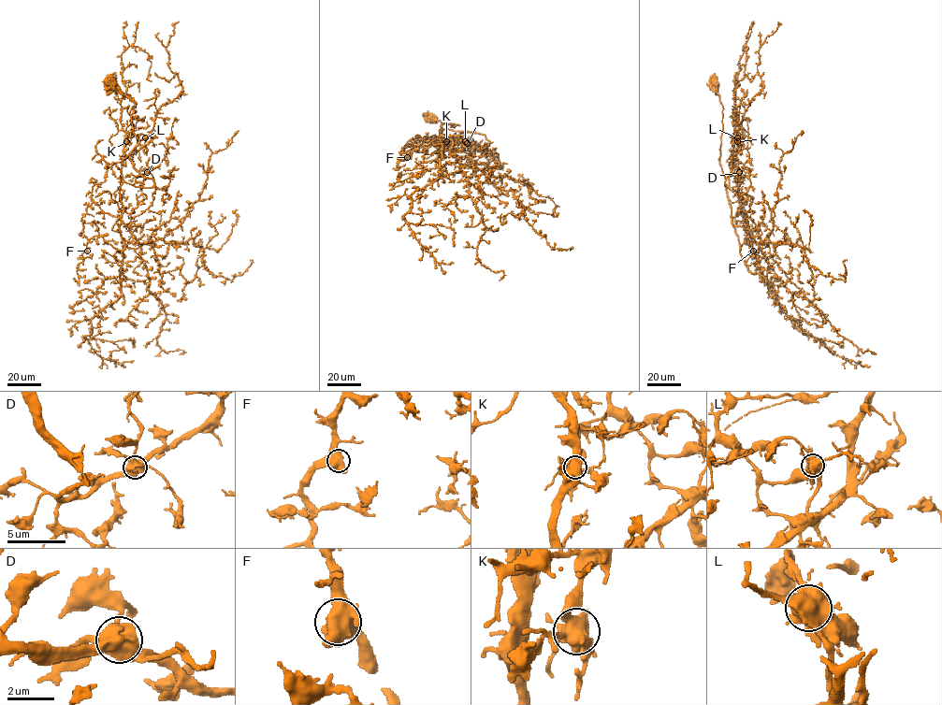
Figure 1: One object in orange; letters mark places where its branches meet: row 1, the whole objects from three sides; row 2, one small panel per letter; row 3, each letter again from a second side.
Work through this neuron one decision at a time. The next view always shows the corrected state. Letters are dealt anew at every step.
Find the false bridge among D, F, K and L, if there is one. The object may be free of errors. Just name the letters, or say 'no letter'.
L

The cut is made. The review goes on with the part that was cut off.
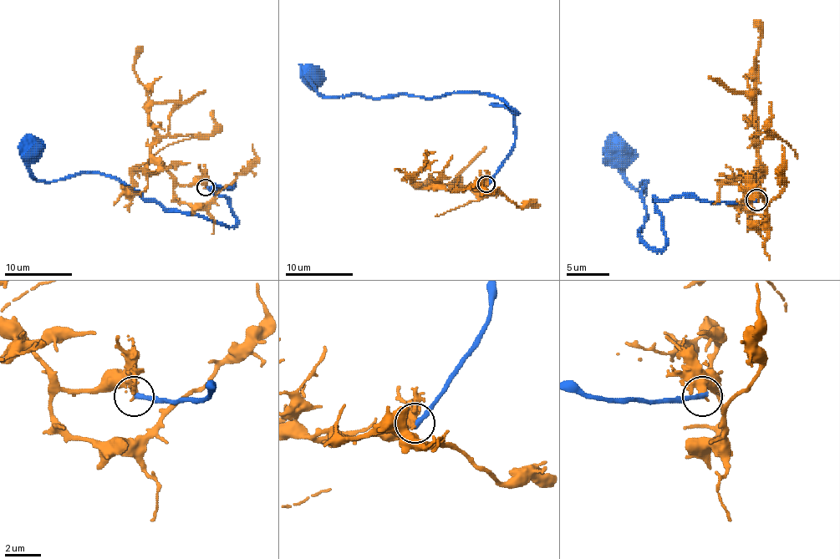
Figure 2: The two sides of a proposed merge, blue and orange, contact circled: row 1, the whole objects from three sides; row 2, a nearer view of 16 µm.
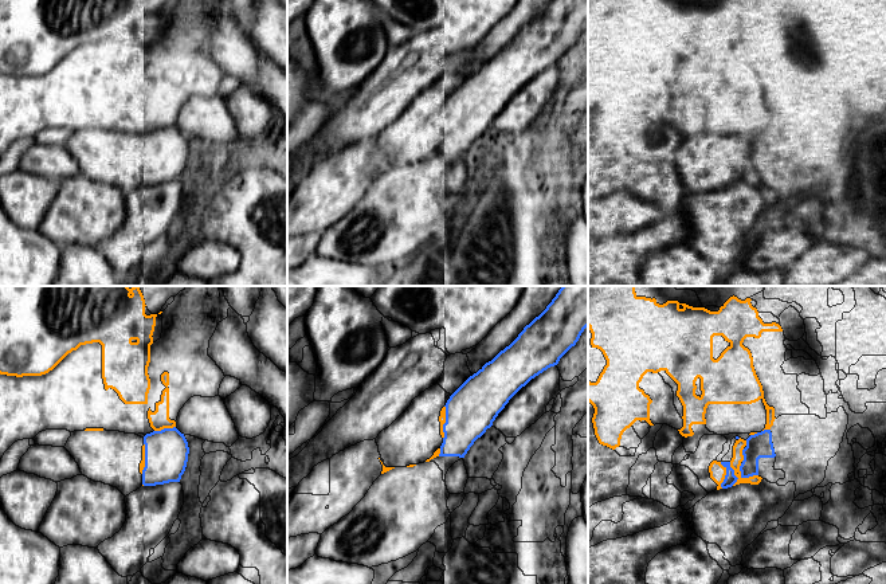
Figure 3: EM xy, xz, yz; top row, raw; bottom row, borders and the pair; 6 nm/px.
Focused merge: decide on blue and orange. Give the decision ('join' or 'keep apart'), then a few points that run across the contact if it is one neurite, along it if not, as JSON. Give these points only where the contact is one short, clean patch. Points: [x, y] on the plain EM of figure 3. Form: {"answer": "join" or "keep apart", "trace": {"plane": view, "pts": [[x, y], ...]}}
{"answer": "keep apart"}

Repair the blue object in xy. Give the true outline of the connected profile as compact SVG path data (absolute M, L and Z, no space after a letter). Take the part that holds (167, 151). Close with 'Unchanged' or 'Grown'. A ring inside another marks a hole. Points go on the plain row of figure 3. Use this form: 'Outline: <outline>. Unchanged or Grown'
Outline: M176 126L153 130L144 137L119 130L74 130L64 148L78 162L82 175L117 187L125 196L144 185L180 181L189 146Z. Grown

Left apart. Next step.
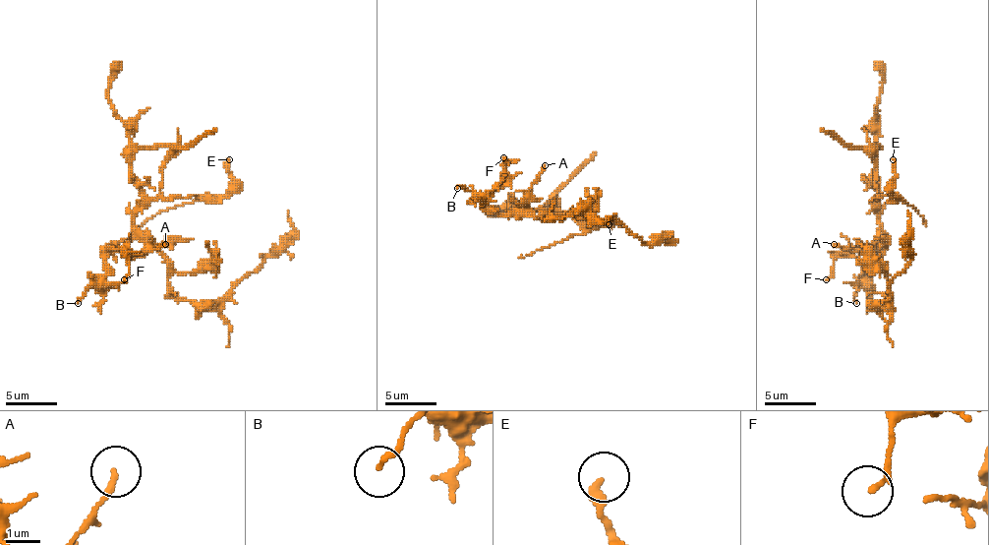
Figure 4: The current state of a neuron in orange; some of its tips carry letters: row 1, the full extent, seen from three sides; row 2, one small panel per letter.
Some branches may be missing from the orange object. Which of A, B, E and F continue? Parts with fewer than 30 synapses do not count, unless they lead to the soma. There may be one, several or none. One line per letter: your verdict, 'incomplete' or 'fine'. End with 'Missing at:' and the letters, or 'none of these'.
A: fine
B: fine
E: fine
F: fine
Missing at: none of these

